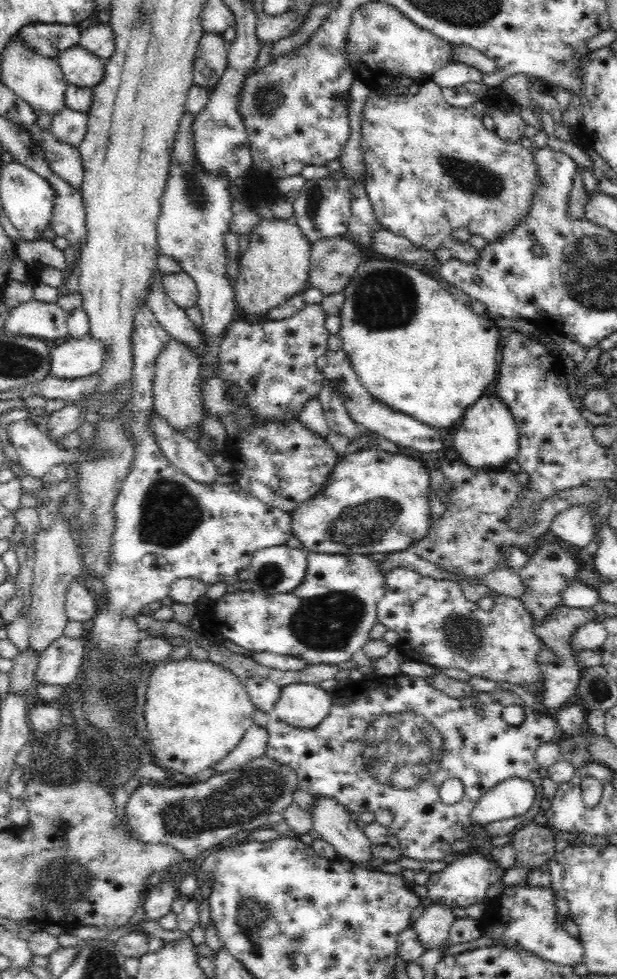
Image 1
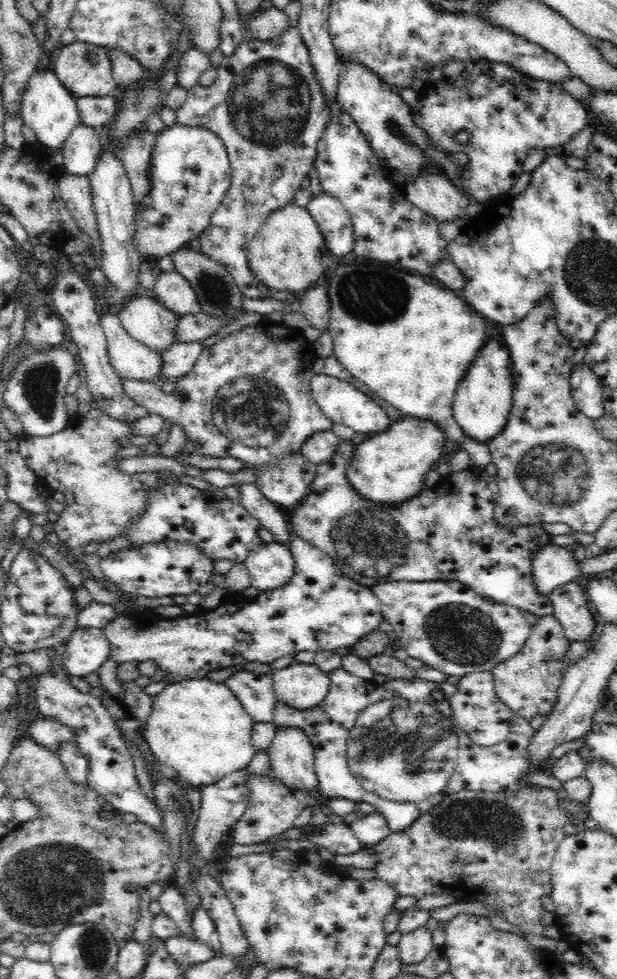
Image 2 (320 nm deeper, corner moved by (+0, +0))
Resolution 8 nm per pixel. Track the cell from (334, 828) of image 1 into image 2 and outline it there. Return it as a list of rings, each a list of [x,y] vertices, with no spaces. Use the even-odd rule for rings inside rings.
[[[275,726],[275,738],[267,751],[271,771],[284,786],[302,793],[319,788],[313,763],[315,750],[301,729]]]

